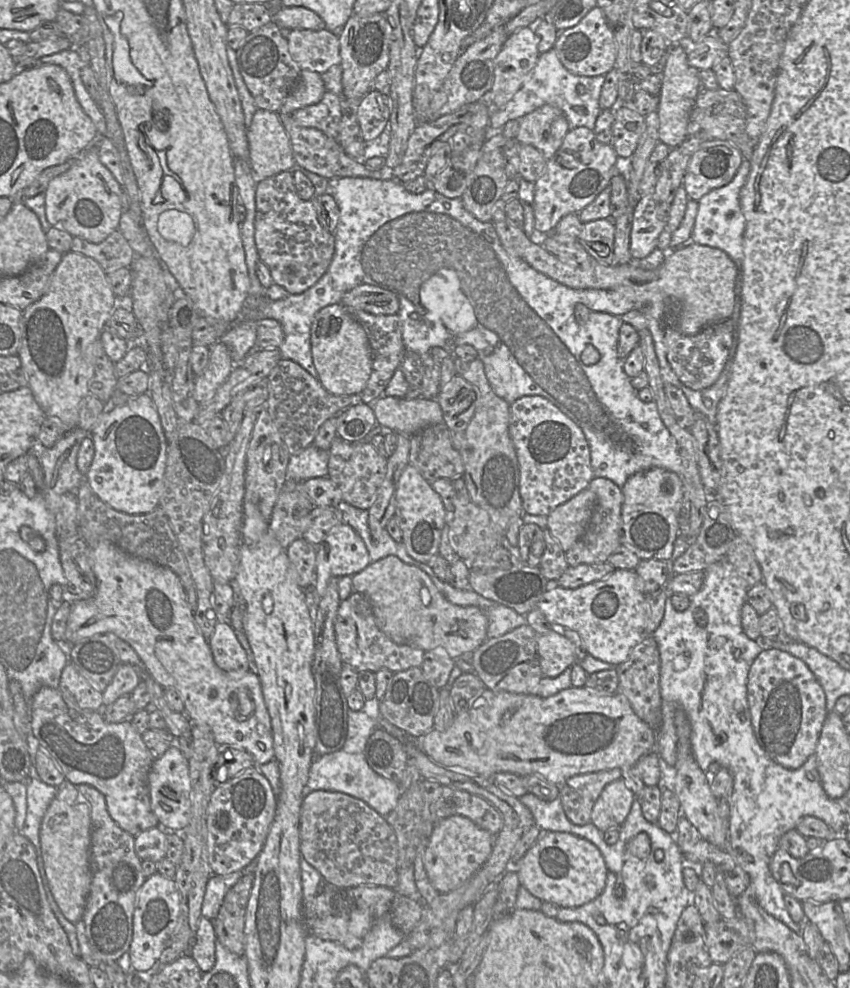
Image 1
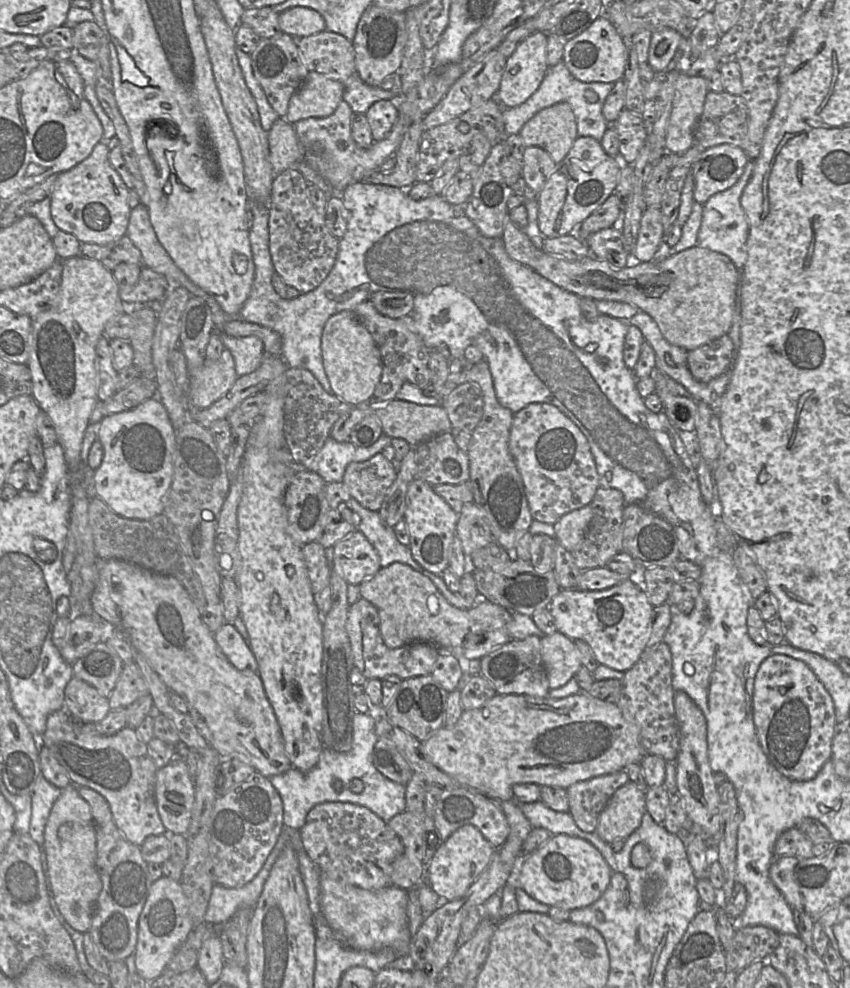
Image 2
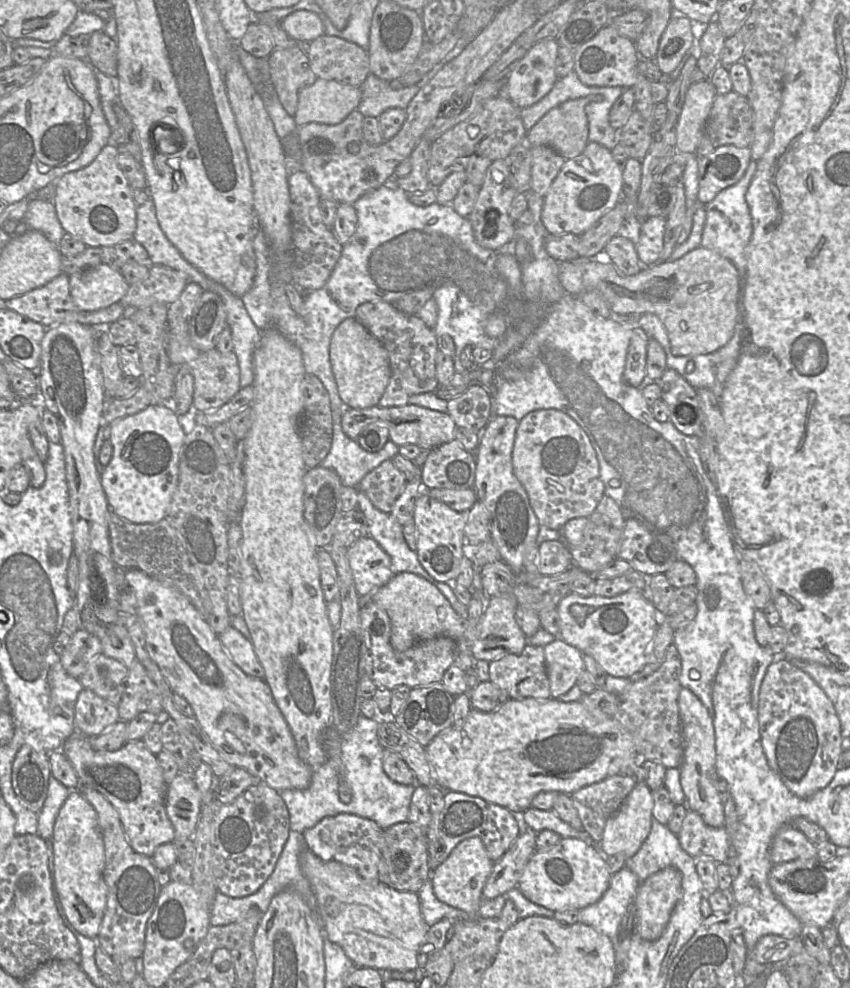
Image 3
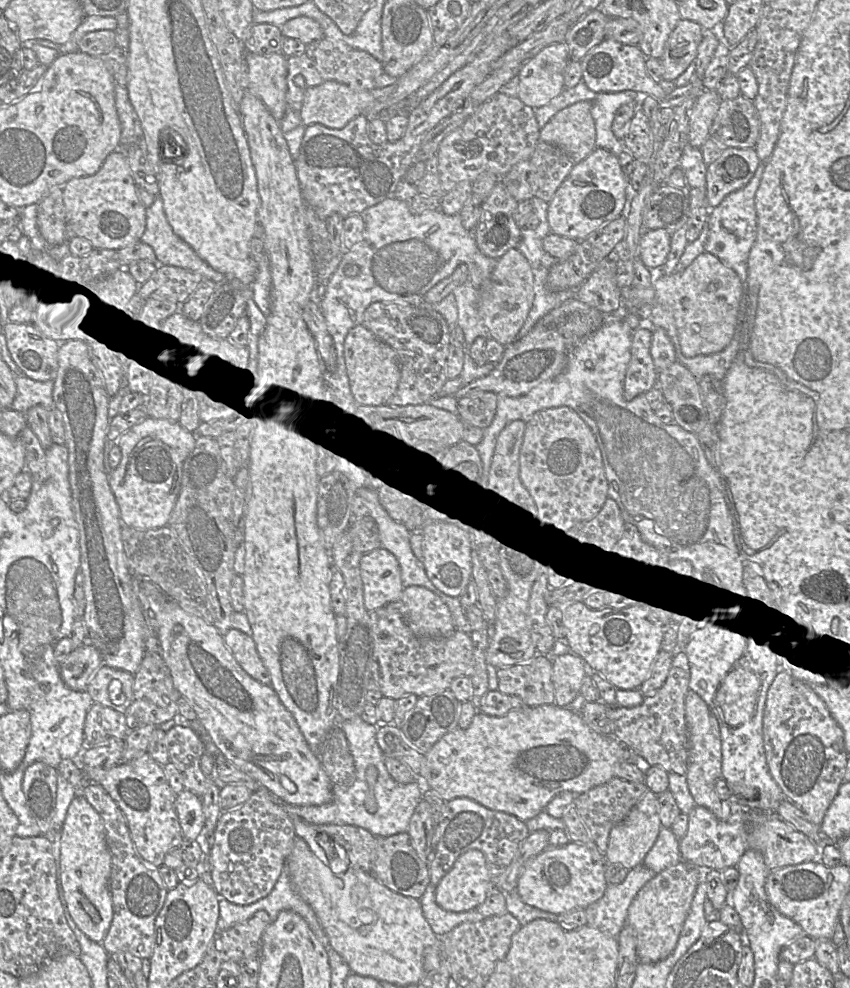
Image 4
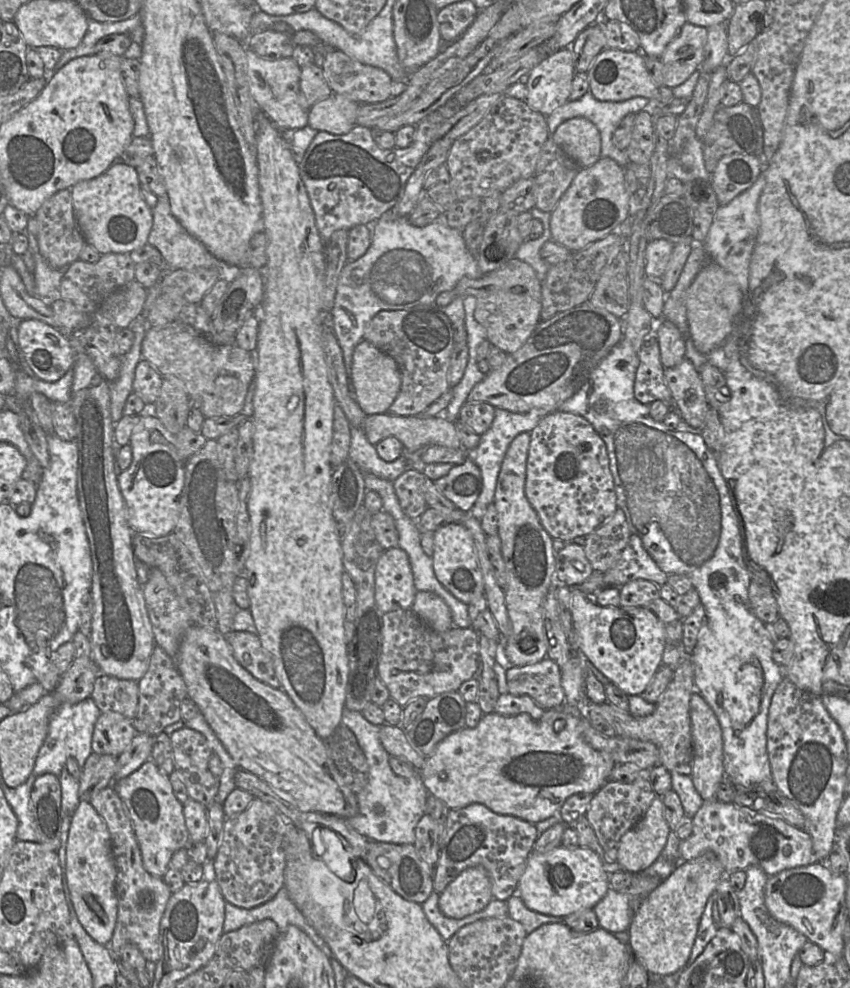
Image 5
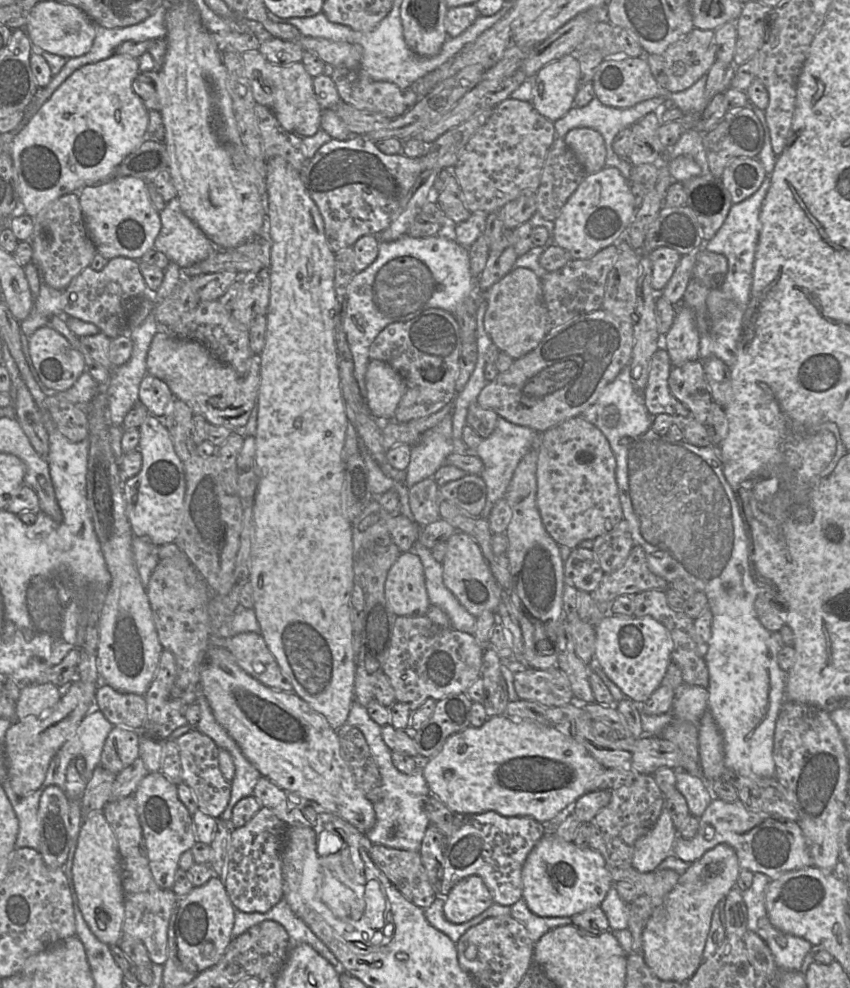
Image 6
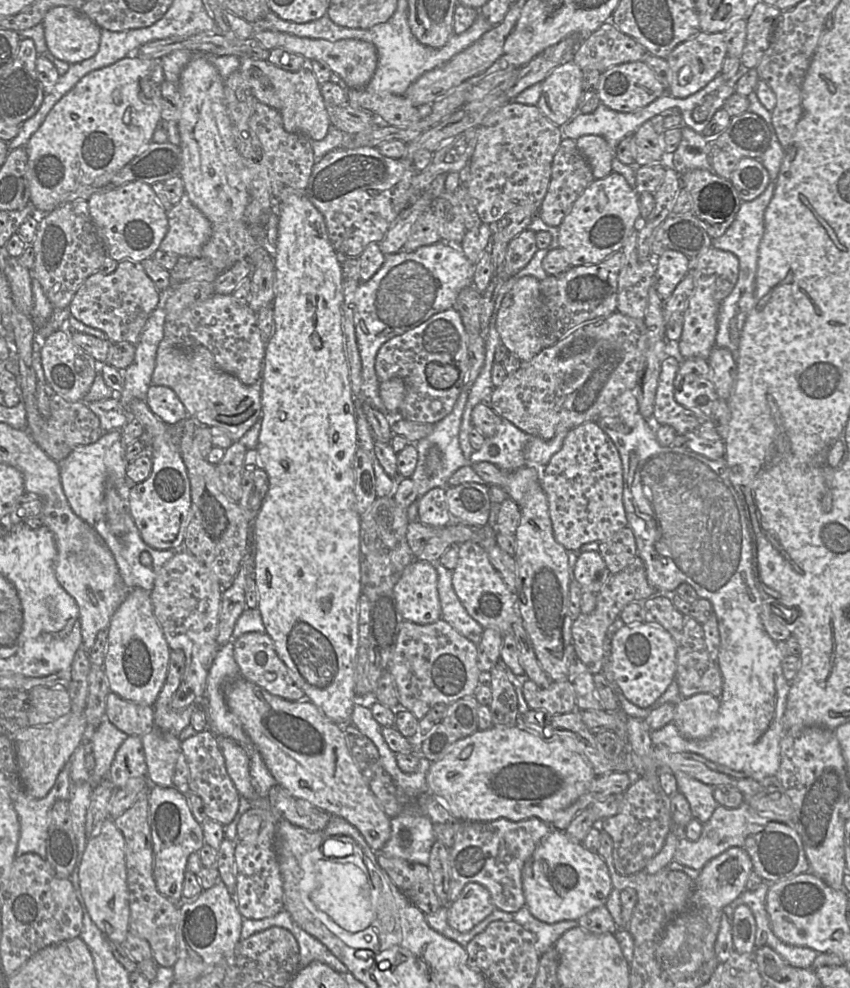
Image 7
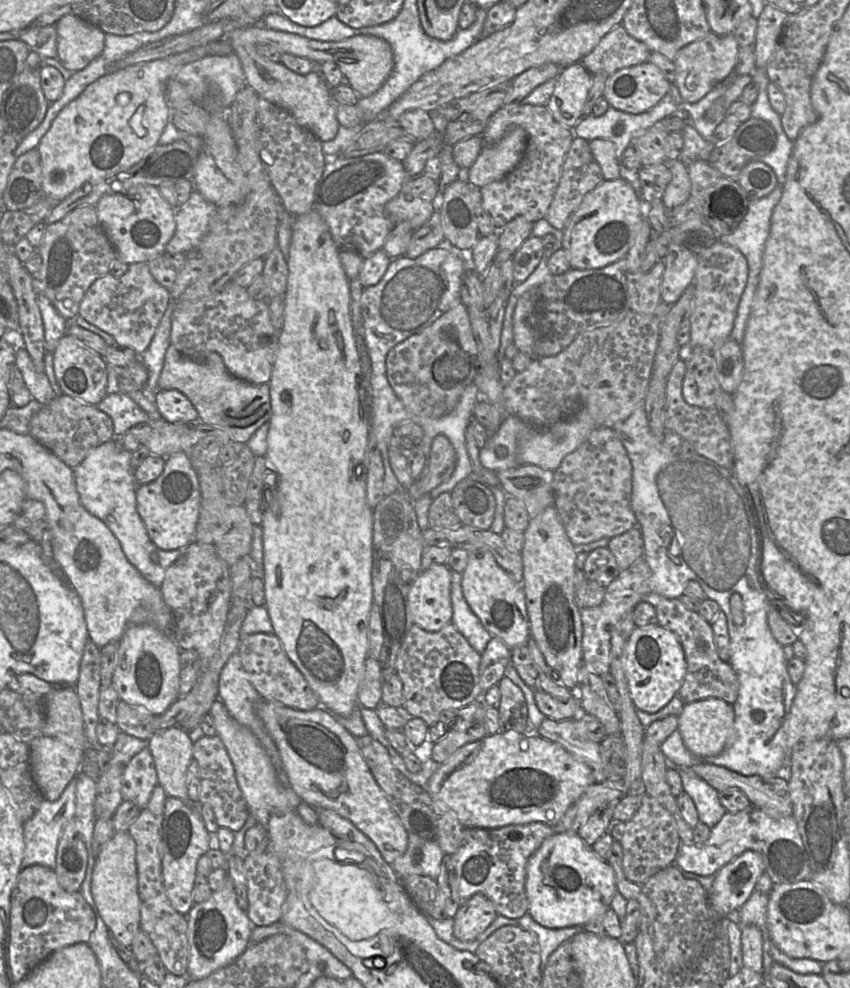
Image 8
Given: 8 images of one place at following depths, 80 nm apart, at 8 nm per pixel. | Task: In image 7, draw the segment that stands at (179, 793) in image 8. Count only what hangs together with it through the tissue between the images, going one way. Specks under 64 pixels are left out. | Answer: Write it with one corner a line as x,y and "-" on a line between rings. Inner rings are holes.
153,729
141,736
147,764
147,777
151,785
174,787
175,765
182,753
178,736

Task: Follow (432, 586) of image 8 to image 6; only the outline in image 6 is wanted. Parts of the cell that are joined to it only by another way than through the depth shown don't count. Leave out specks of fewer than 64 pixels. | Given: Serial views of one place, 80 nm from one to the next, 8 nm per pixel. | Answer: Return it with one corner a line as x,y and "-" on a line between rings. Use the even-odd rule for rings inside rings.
402,552
388,571
385,598
397,616
426,616
431,606
420,558

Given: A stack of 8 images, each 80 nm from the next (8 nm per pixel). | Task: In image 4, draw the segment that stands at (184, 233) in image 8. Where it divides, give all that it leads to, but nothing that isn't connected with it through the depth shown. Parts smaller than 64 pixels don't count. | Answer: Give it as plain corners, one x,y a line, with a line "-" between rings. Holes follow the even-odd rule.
156,196
153,204
146,208
146,228
140,241
153,248
158,264
178,266
198,272
215,283
226,283
228,280
175,234
166,218
160,196

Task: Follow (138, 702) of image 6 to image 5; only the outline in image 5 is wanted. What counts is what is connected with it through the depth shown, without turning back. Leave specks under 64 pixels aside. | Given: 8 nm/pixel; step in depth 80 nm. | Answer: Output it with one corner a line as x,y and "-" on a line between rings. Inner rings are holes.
102,674
95,680
91,697
101,712
117,712
132,720
139,701
138,683

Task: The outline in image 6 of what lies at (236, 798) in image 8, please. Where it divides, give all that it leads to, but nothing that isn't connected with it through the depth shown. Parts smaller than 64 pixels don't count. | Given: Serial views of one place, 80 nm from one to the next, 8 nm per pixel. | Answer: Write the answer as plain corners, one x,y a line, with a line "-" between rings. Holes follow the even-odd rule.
197,730
181,735
175,742
179,748
183,782
195,794
200,811
220,819
230,802
231,783
225,779
219,768
219,748
209,736

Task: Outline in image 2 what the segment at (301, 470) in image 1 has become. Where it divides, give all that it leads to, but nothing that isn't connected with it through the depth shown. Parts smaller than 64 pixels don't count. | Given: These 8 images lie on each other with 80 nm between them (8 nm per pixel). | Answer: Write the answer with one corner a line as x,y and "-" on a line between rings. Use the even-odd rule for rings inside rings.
383,434
371,447
363,448
349,442
338,442
328,438
320,452
305,462
299,462
297,469
306,469
319,474
326,483
342,483
346,467
352,462
363,462
373,456
383,455
383,449
391,445
389,436

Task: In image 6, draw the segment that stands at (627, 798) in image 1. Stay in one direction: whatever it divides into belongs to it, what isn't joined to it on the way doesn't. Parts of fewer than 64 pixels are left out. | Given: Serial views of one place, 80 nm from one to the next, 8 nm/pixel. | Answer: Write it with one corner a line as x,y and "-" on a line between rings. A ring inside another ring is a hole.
664,809
650,832
636,841
634,845
632,867
640,873
648,873
657,870
663,860
670,855
674,855
672,853
678,837
679,832
673,825
668,811

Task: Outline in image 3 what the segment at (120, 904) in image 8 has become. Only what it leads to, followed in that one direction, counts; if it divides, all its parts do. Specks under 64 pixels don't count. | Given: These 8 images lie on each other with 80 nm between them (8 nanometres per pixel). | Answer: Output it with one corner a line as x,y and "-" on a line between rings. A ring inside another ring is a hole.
71,790
55,820
53,834
48,844
49,869
53,882
54,898
58,896
62,909
73,927
82,935
96,939
107,903
107,886
103,871
105,848
98,825
98,816
93,806
79,790

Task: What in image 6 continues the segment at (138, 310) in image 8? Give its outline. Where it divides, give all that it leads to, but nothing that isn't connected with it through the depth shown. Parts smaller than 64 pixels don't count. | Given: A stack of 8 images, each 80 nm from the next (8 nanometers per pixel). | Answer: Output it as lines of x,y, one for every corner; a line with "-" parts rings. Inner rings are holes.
123,256
109,259
101,270
94,270
90,266
84,268
71,280
64,291
65,313
96,325
111,339
125,331
129,315
139,299
144,297
155,302
154,291
146,284
140,271
139,261

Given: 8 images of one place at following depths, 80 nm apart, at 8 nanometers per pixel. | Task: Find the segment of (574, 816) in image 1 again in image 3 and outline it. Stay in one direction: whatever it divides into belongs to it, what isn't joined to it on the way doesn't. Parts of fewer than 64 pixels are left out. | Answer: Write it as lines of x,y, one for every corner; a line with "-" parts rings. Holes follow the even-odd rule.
617,774
603,781
585,786
569,795
586,831
600,844
607,820
621,807
637,782
629,776

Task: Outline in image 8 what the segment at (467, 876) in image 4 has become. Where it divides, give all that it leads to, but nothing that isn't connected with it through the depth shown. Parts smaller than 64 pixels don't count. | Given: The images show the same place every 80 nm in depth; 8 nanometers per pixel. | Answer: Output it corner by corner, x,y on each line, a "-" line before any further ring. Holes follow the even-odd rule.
475,894
460,906
454,916
454,935
462,941
475,940
497,916
493,903
485,895

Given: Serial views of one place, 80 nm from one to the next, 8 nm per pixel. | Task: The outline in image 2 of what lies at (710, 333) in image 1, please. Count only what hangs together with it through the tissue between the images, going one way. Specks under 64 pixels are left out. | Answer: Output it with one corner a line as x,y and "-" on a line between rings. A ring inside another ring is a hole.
729,334
687,352
687,367
694,379
707,383
731,370
735,358

